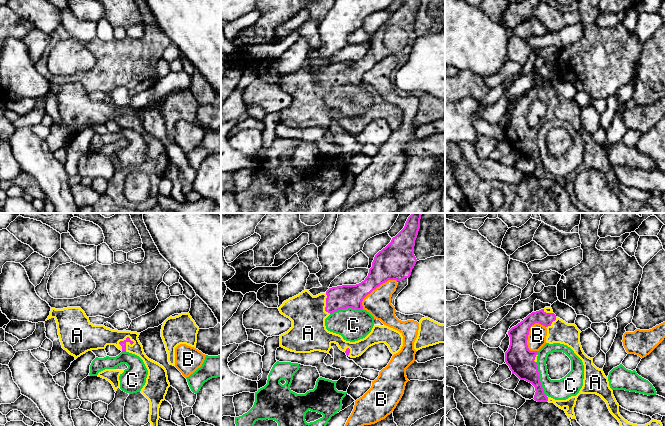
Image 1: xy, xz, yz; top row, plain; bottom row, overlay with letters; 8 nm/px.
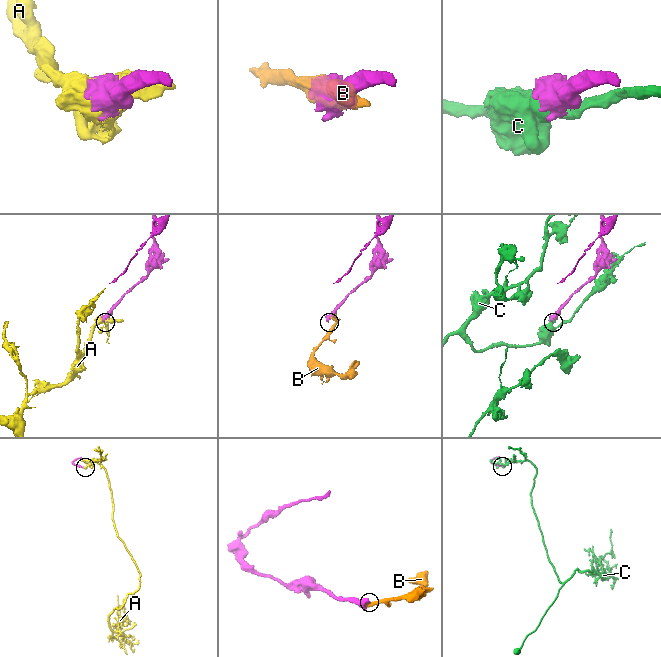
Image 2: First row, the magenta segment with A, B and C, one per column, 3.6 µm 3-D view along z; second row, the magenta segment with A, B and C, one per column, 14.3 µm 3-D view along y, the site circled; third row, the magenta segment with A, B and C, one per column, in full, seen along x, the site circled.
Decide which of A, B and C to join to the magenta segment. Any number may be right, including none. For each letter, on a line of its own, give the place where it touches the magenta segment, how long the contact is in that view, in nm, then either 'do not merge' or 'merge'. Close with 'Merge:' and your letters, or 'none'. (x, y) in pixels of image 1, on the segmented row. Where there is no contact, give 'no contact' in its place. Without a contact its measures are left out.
A: meets magenta in xy at (119, 342); contact 140 nm long; merge
B: meets magenta in yz at (528, 332); contact 240 nm long; do not merge
C: meets magenta in yz at (539, 379); contact 300 nm long; do not merge
Merge: A

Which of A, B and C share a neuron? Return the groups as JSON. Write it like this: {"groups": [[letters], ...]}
{"groups": [["A"], ["B"], ["C"]]}

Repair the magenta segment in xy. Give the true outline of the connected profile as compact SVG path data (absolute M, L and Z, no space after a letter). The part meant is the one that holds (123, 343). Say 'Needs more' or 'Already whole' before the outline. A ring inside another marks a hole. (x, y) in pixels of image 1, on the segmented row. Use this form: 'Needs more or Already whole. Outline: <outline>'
Needs more. Outline: M80 307L51 308L46 321L51 318L56 320L62 348L74 356L75 360L88 351L105 349L107 345L115 345L122 352L135 354L143 360L148 375L140 392L150 403L149 422L144 426L158 426L159 408L165 400L170 383L166 369L144 353L138 339L140 333L93 325Z

